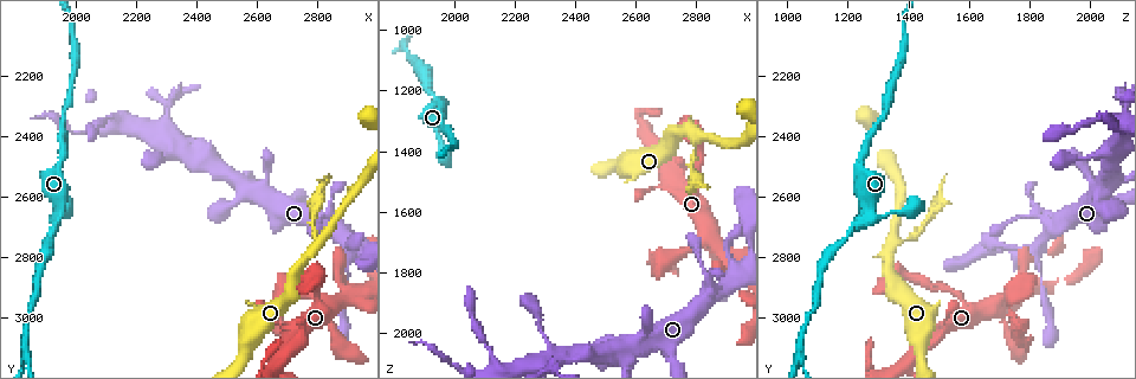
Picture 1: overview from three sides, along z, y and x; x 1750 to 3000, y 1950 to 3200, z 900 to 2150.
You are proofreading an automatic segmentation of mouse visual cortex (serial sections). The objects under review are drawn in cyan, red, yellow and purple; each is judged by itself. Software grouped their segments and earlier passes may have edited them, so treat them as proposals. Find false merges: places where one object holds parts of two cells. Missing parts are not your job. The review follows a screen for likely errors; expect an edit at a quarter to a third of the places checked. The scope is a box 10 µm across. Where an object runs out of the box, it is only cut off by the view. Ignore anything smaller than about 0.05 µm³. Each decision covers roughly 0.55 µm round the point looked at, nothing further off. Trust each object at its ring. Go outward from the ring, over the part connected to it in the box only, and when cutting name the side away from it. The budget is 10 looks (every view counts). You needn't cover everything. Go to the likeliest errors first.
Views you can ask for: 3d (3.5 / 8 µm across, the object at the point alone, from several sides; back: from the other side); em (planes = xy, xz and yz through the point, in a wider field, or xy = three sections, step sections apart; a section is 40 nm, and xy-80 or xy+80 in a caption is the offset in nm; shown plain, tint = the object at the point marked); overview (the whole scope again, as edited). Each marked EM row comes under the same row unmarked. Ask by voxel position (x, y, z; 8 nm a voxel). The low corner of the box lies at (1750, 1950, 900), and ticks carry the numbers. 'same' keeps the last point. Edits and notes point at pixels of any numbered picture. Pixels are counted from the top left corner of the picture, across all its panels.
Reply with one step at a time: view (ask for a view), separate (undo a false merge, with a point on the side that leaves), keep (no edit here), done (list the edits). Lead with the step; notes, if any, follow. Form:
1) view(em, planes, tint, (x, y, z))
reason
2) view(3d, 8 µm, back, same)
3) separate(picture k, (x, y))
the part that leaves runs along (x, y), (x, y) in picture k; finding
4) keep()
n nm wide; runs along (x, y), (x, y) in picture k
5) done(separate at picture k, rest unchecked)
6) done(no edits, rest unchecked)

view(3d, 3.5 µm, (1840, 3120, 1050))

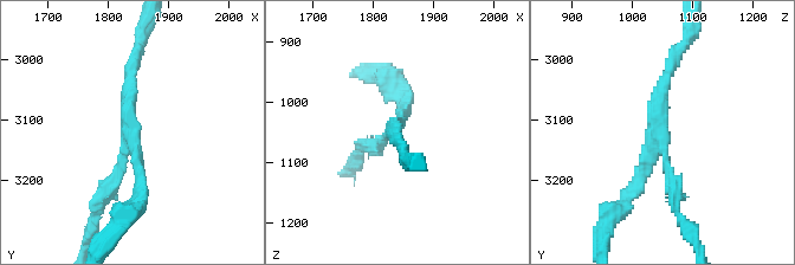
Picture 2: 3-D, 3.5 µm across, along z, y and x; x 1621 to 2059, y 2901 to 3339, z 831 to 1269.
view(em, xy, step 1, tint, (1830, 3125, 1050))
now the EM

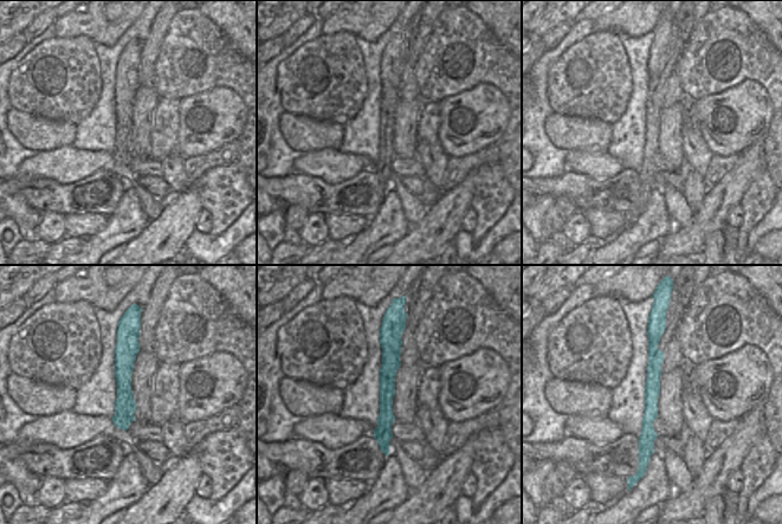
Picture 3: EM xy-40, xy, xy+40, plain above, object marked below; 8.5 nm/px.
view(em, xy, step 3, tint, same)

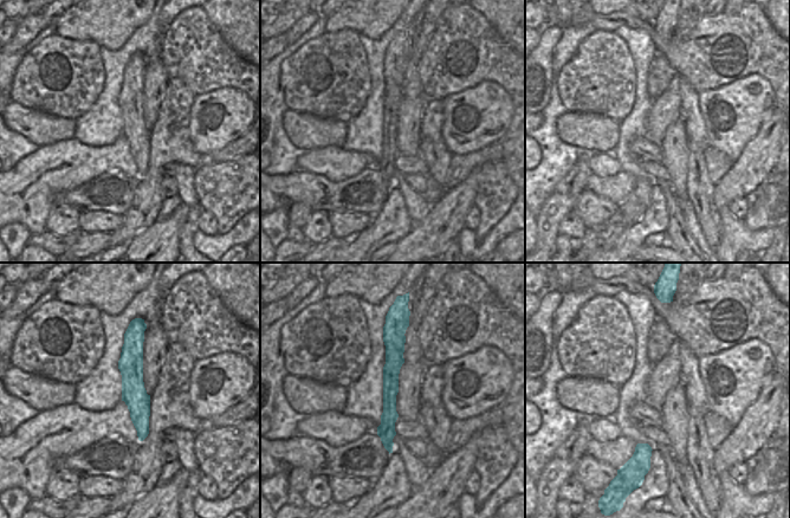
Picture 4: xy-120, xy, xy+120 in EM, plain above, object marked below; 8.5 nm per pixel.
keep()
runs along (676, 58), (633, 178) in picture 2; one cell here

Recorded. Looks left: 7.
view(3d, 8 µm, (2790, 2770, 1330))
two arms in line, one across

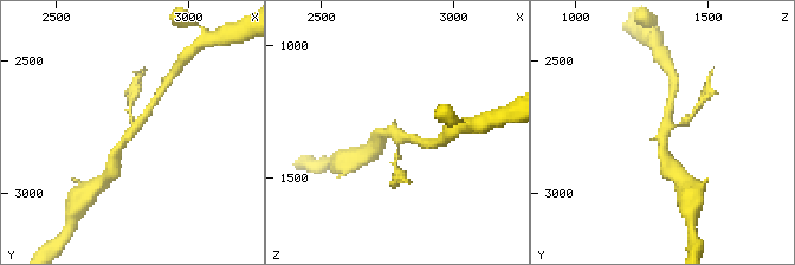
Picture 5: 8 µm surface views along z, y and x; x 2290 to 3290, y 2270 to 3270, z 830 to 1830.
view(3d, 3.5 µm, same)
zoom in

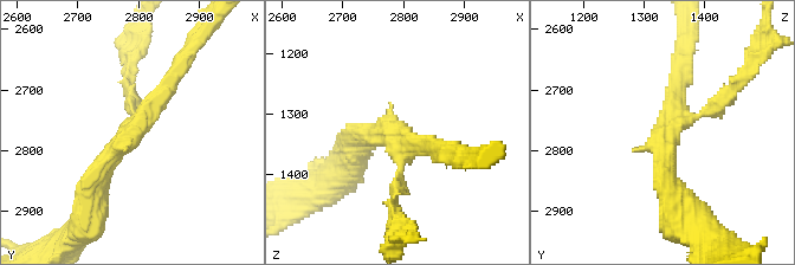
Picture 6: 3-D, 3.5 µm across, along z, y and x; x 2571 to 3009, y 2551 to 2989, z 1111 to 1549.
view(em, xy, step 1, tint, (2790, 2780, 1335))
3 arms; arms of 100, 250, 300 nm; now the EM

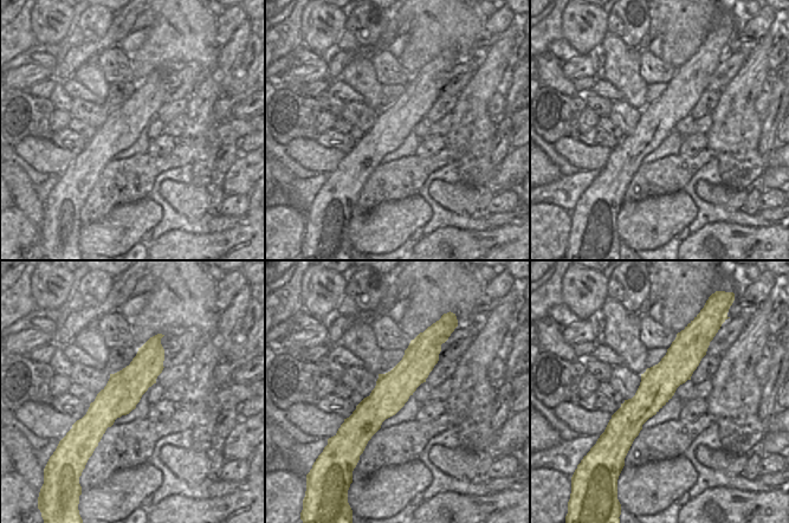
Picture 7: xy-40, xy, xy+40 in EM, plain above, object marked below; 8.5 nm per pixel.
separate(picture 6, (729, 95))
300 nm wide; the part that leaves runs along (691, 117), (728, 98), (769, 37) in picture 6; a second cell is stuck on

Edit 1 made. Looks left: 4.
view(overview)

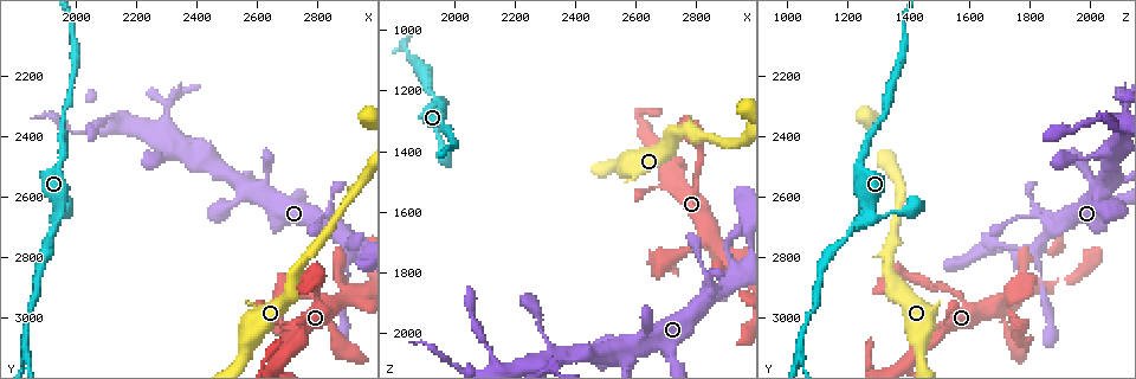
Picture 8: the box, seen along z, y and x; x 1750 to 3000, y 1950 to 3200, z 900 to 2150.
view(3d, 3.5 µm, (2720, 2910, 1740))
arms part here

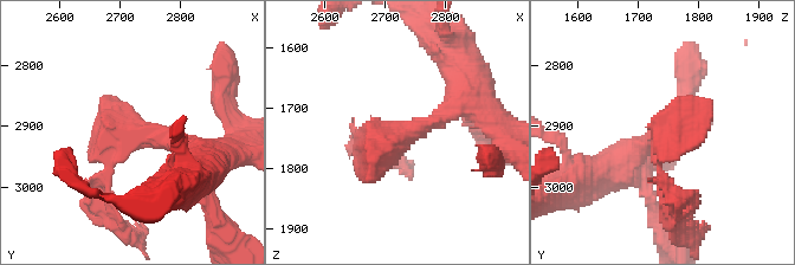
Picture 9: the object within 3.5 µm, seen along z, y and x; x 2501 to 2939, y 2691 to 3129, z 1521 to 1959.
view(em, planes, tint, (2715, 2910, 1740))

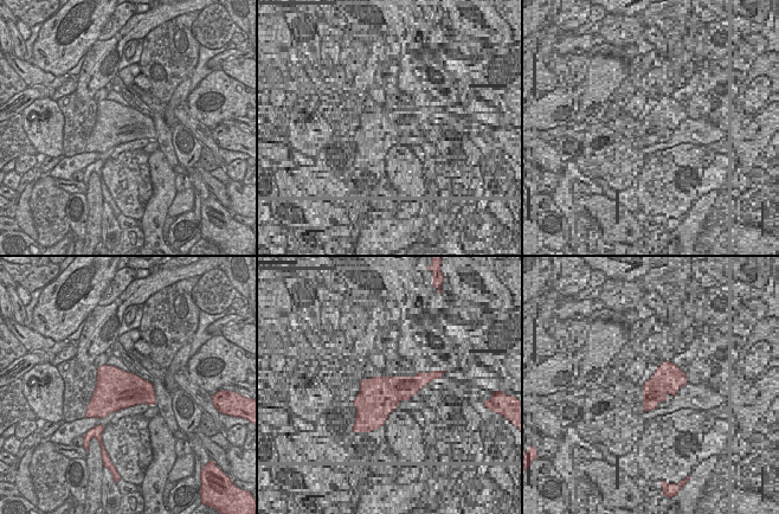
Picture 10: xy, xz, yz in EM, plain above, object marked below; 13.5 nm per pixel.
separate(picture 9, (97, 209))
the part that leaves runs along (660, 170), (691, 246) in picture 9; a second cell is stuck on

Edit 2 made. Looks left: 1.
view(3d, 3.5 µm, (2550, 2550, 2050))
four or more arms meet

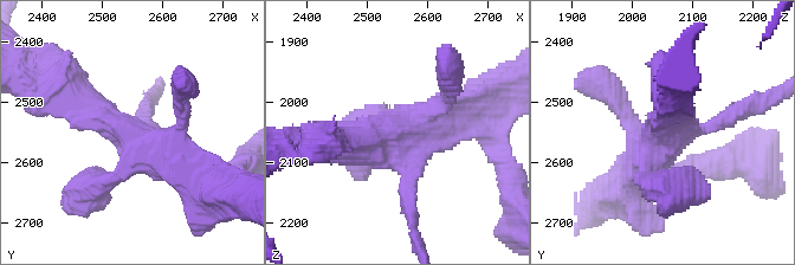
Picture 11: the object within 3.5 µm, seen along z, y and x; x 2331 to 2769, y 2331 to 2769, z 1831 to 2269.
keep()
runs along (213, 188), (82, 104) in picture 11; one cell here

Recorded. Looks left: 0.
done(separate at picture 6, separate at picture 9, rest unchecked)

